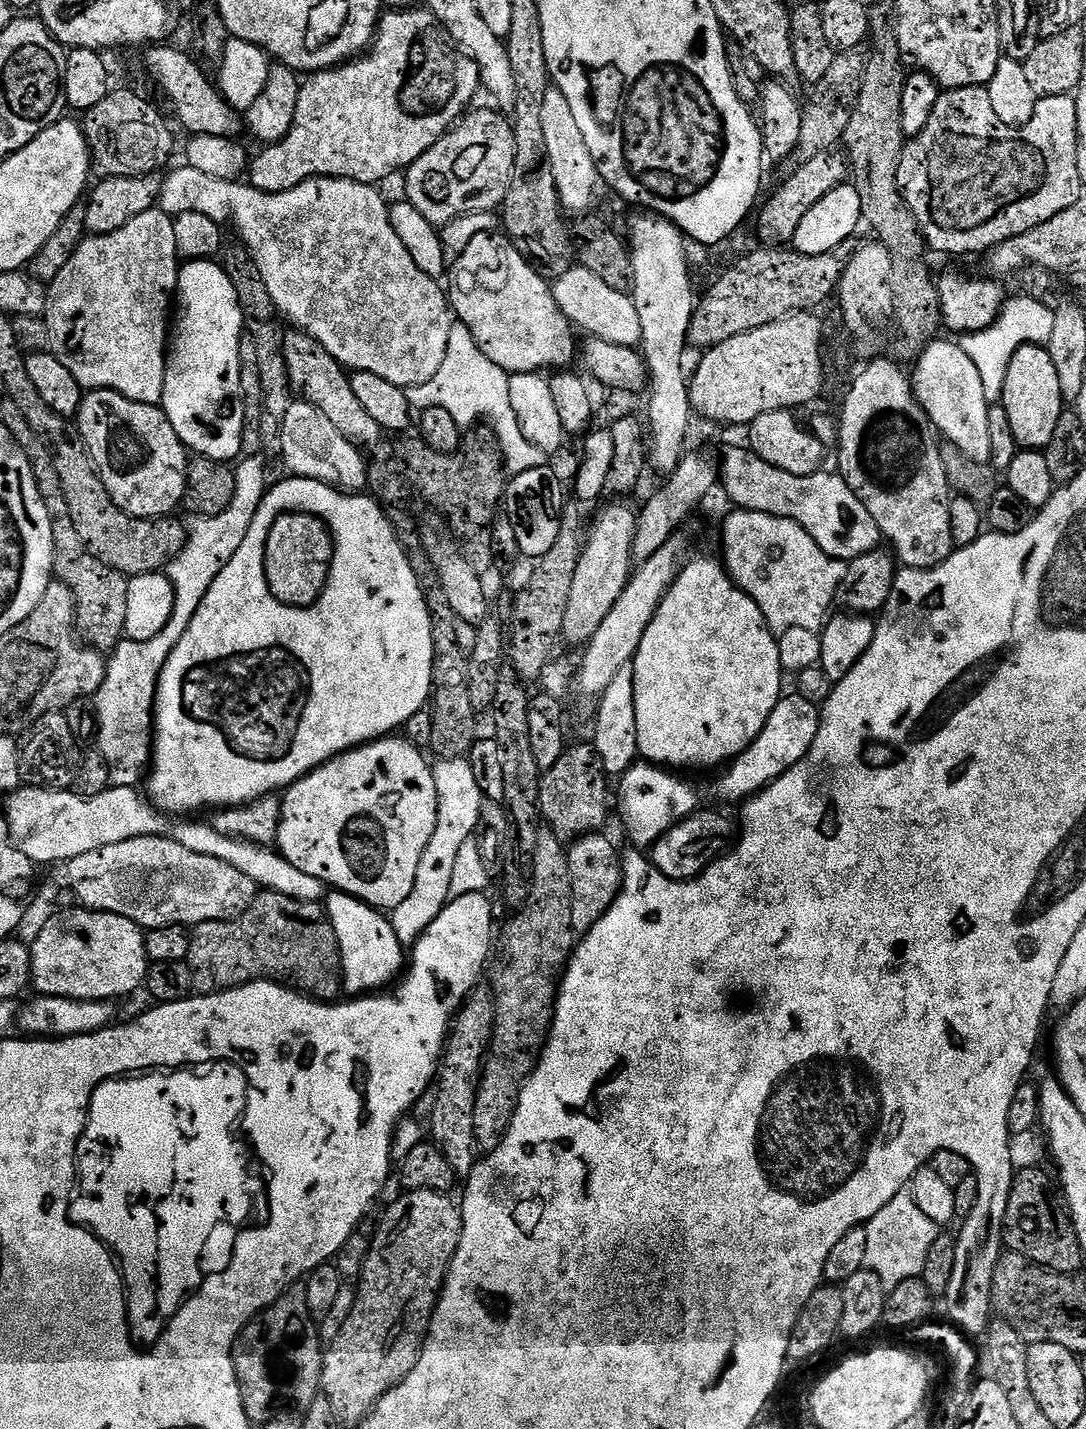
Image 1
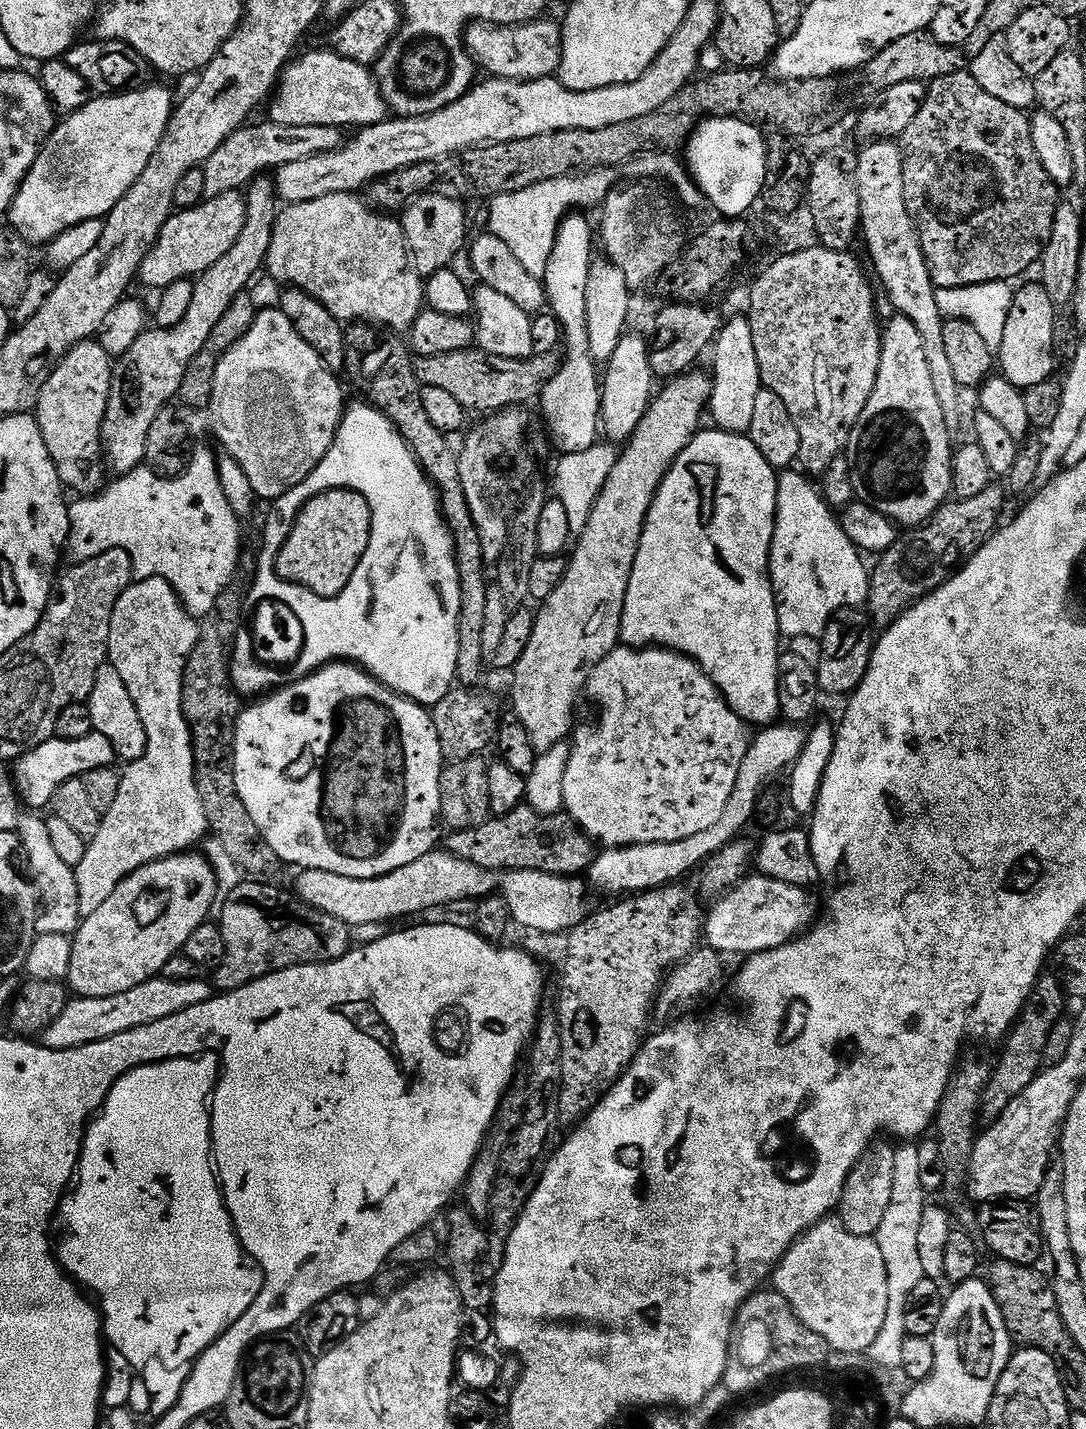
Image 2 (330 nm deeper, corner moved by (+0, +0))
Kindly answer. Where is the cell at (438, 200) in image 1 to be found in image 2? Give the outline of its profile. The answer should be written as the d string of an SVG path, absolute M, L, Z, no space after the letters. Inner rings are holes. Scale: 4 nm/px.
M439 190L425 192L405 207L402 213L404 237L412 257L412 267L421 277L430 277L438 270L449 267L453 263L451 260L459 254L464 239L466 244L470 228L466 223L463 207L465 208L465 205L457 197L446 196Z

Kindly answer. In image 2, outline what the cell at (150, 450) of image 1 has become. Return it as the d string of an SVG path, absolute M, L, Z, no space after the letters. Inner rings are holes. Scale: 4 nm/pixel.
M95 339L83 340L78 346L74 346L74 350L70 350L60 359L60 363L50 374L46 386L42 386L42 394L34 409L36 421L42 430L42 438L46 442L46 450L50 450L50 458L54 462L56 473L60 476L60 483L65 489L73 488L76 494L95 494L101 491L105 483L106 465L102 459L100 431L110 398L113 367L113 357L108 355L101 344Z

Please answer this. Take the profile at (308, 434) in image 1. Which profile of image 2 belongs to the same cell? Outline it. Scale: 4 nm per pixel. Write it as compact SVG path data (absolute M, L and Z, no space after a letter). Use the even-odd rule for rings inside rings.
M272 310L272 312L257 311L254 326L250 326L250 330L228 351L222 358L222 362L218 362L218 370L214 374L214 390L212 391L210 405L212 420L216 423L216 436L220 439L221 446L224 447L223 451L227 455L233 456L242 466L242 470L246 470L246 478L250 478L250 486L255 490L261 501L275 502L282 494L294 490L294 486L306 482L306 478L310 478L310 474L314 474L318 462L322 462L322 458L326 458L346 411L346 403L344 404L345 385L342 380L342 385L340 385L340 380L341 377L330 371L322 362L322 358L312 349L312 346L301 338L298 330L294 330L290 318L286 318L286 314L282 314L279 310Z

